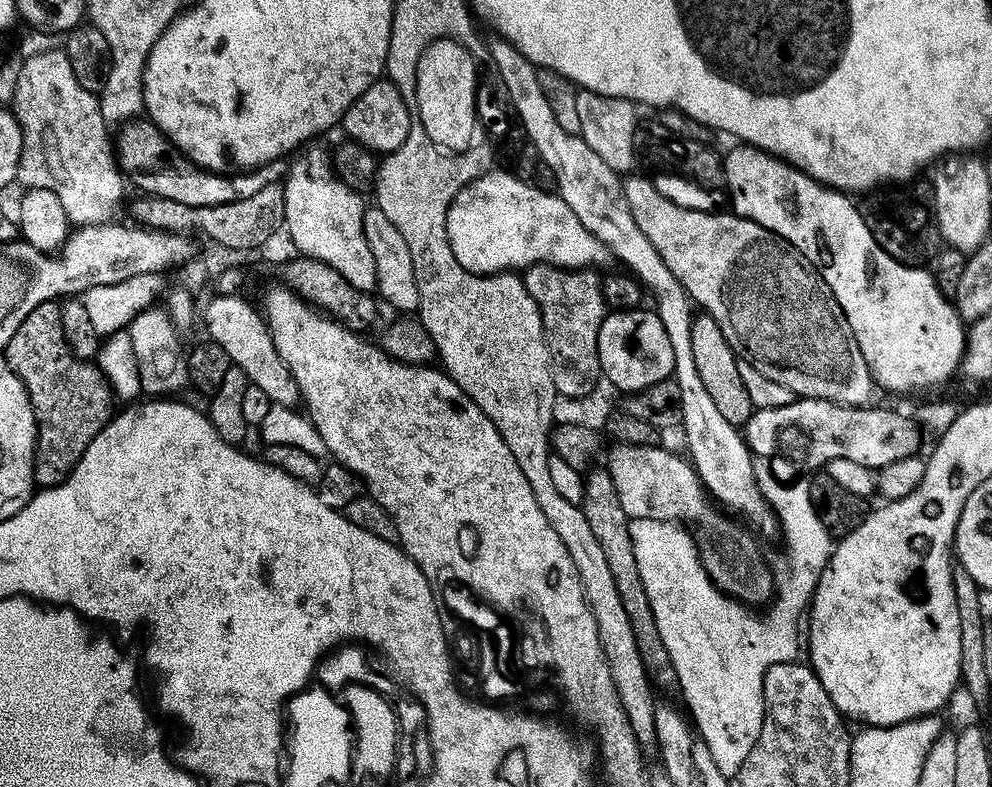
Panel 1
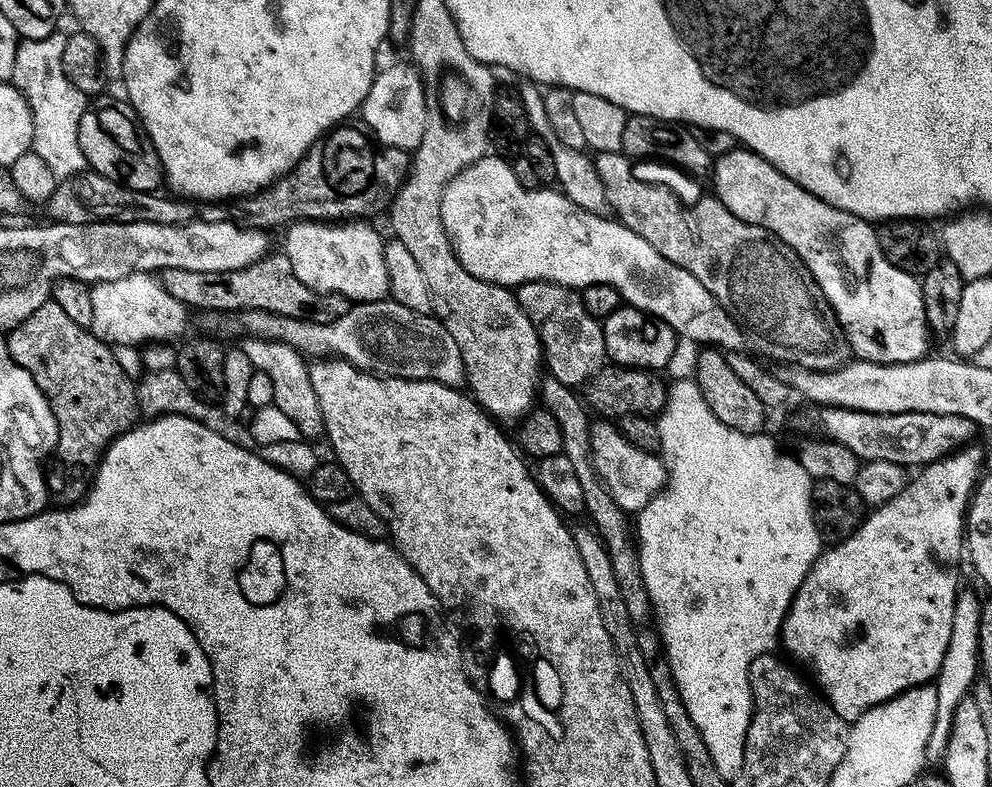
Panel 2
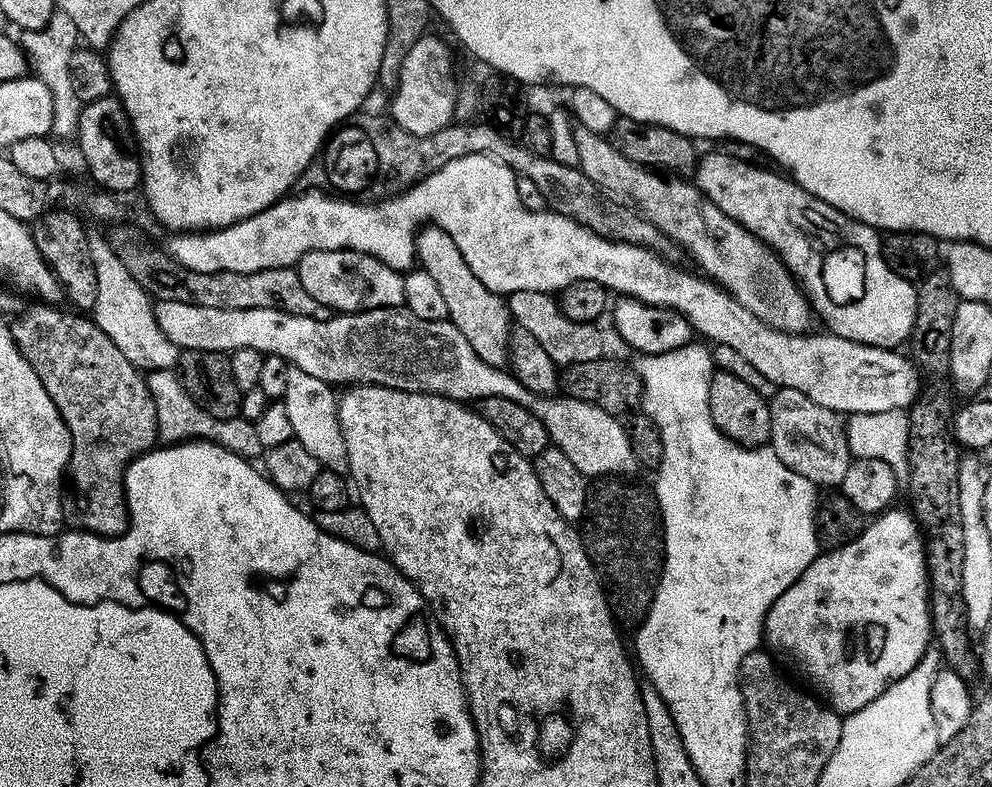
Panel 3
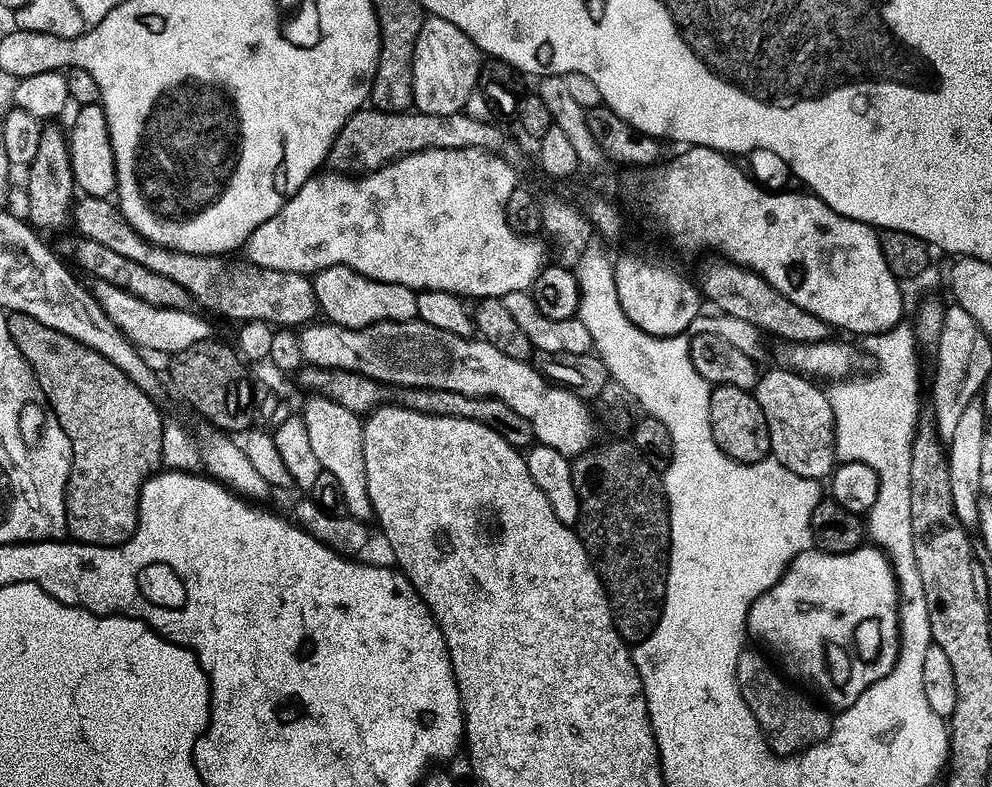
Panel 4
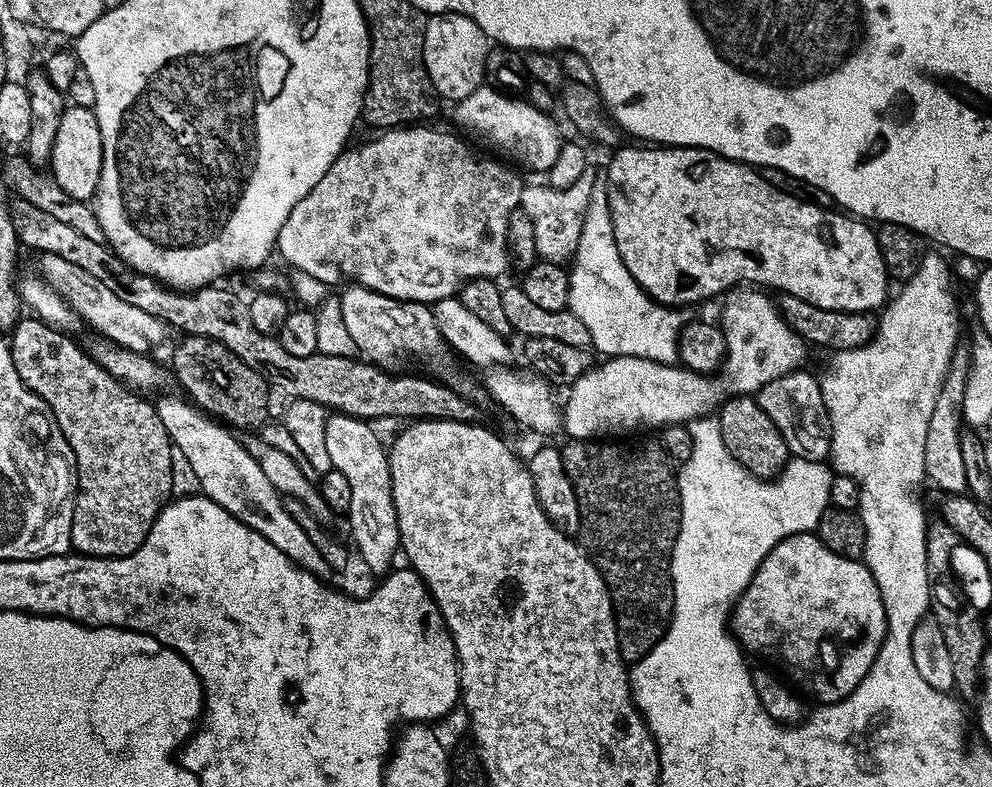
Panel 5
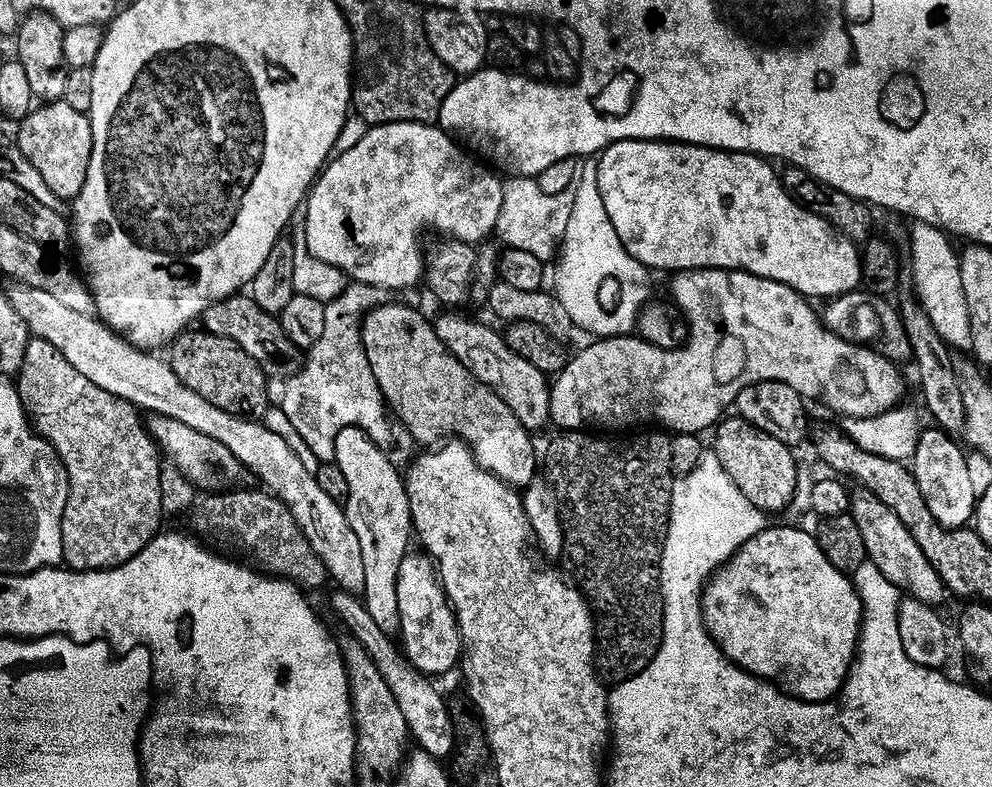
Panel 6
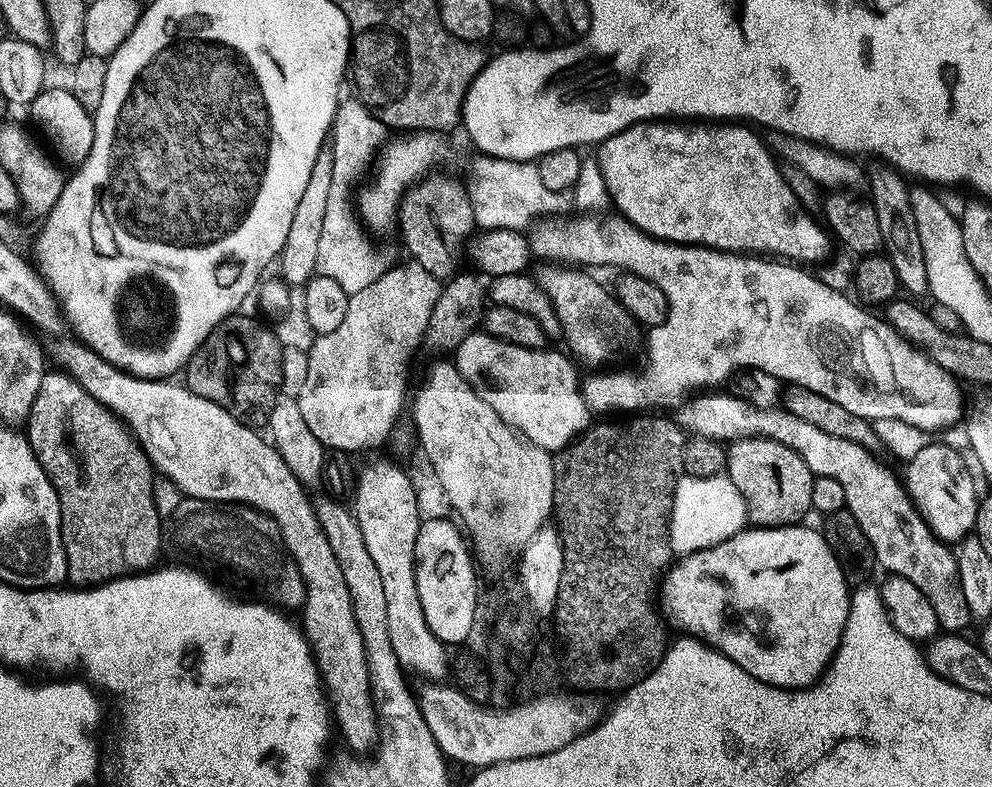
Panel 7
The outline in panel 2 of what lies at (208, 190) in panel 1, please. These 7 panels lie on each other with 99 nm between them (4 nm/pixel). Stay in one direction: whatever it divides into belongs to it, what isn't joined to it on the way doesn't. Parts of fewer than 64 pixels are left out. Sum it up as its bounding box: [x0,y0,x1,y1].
[79,97,164,191]

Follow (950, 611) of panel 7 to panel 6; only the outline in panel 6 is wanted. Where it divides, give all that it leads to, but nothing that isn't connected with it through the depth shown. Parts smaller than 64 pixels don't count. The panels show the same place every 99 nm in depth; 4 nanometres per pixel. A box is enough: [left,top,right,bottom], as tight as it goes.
[850,486,946,606]

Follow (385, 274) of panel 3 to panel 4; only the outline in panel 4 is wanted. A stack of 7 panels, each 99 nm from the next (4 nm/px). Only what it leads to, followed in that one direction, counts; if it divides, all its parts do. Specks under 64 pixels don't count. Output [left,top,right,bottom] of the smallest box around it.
[311,266,422,328]

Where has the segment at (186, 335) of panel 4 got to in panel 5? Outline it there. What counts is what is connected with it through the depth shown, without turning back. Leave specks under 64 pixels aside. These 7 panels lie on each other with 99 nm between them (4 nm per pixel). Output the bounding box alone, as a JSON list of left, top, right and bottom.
[39,253,166,353]

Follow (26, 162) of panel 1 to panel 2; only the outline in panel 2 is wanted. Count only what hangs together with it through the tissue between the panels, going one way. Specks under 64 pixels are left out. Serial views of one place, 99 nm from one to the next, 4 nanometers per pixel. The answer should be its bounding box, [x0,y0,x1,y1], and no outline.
[11,30,88,178]

